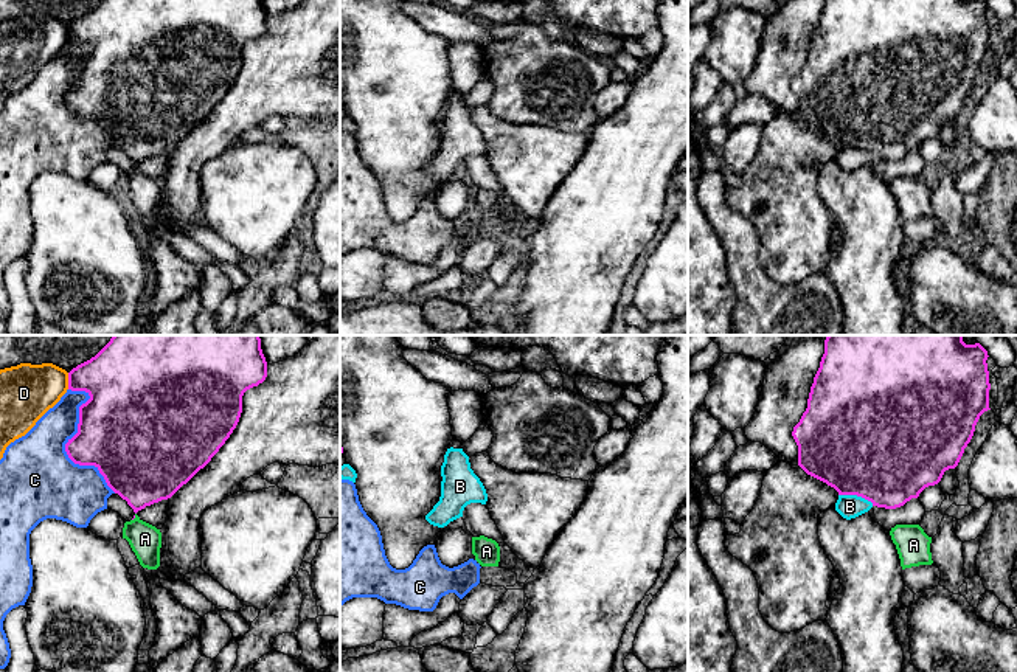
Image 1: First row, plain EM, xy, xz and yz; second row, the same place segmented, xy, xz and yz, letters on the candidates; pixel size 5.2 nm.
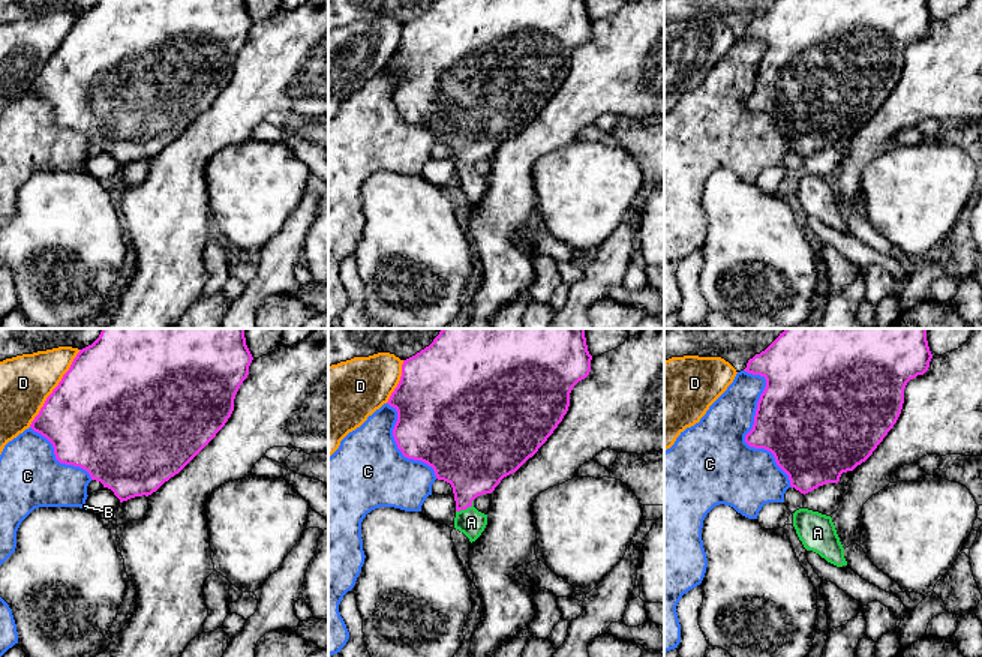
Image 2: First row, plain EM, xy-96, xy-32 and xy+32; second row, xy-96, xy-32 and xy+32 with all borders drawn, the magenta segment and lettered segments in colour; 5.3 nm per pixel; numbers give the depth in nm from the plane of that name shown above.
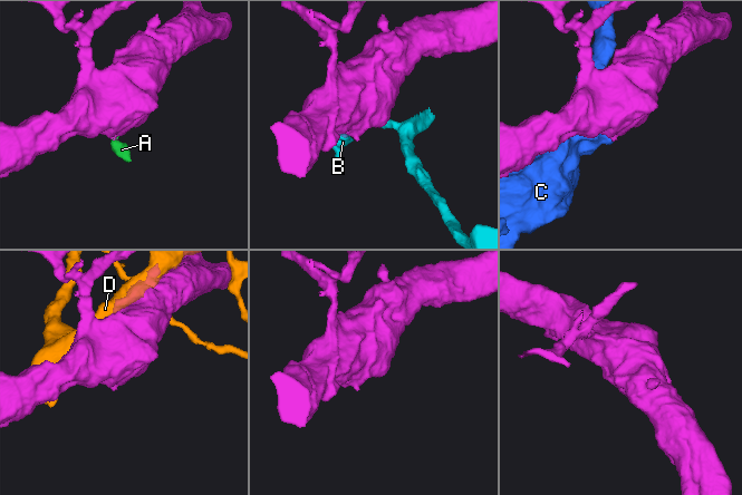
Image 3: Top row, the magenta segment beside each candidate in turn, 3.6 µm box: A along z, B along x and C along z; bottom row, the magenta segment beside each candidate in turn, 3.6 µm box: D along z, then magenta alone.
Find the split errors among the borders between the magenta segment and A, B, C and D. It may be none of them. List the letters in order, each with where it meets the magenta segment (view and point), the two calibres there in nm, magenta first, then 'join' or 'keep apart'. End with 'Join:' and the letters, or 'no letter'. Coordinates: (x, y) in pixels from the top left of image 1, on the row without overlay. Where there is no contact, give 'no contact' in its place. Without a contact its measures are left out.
A: xy (134, 169) | 20/160 nm | join
B: yz (856, 146) | 500/130 nm | keep apart
C: xy (67, 95) | 380/400 nm | keep apart
D: xy (69, 33) | 340/280 nm | keep apart
Join: A

